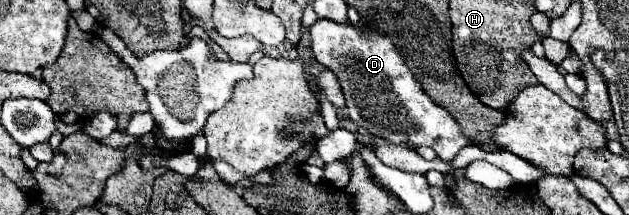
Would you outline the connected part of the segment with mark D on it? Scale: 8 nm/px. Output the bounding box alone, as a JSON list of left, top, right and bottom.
[309,20,471,162]

